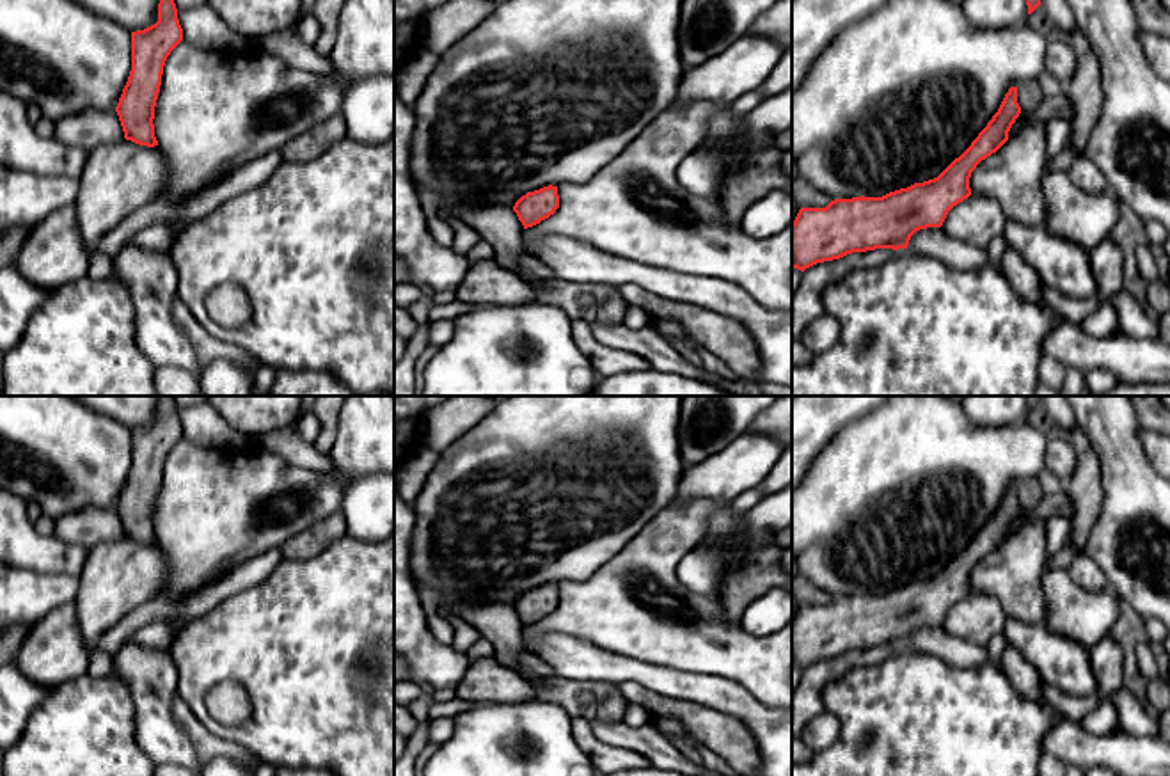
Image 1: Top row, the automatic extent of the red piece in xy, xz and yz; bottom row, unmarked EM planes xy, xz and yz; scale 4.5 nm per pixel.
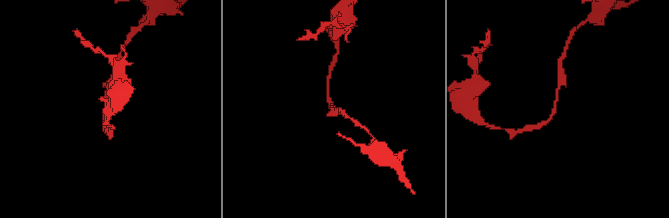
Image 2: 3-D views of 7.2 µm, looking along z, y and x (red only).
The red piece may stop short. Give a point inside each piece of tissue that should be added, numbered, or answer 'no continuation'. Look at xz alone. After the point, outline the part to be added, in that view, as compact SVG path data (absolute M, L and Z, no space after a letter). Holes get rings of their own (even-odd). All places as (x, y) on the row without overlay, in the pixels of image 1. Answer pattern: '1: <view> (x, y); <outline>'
no continuation

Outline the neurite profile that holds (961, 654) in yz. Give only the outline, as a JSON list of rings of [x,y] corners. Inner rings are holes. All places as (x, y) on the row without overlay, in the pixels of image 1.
[[[941,625],[916,629],[907,643],[909,650],[930,650],[955,668],[978,668],[991,661],[987,646],[978,646],[950,636]]]

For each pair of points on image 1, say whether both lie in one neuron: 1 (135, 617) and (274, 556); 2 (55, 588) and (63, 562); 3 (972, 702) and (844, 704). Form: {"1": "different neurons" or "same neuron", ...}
{"1": "same neuron", "2": "different neurons", "3": "same neuron"}

